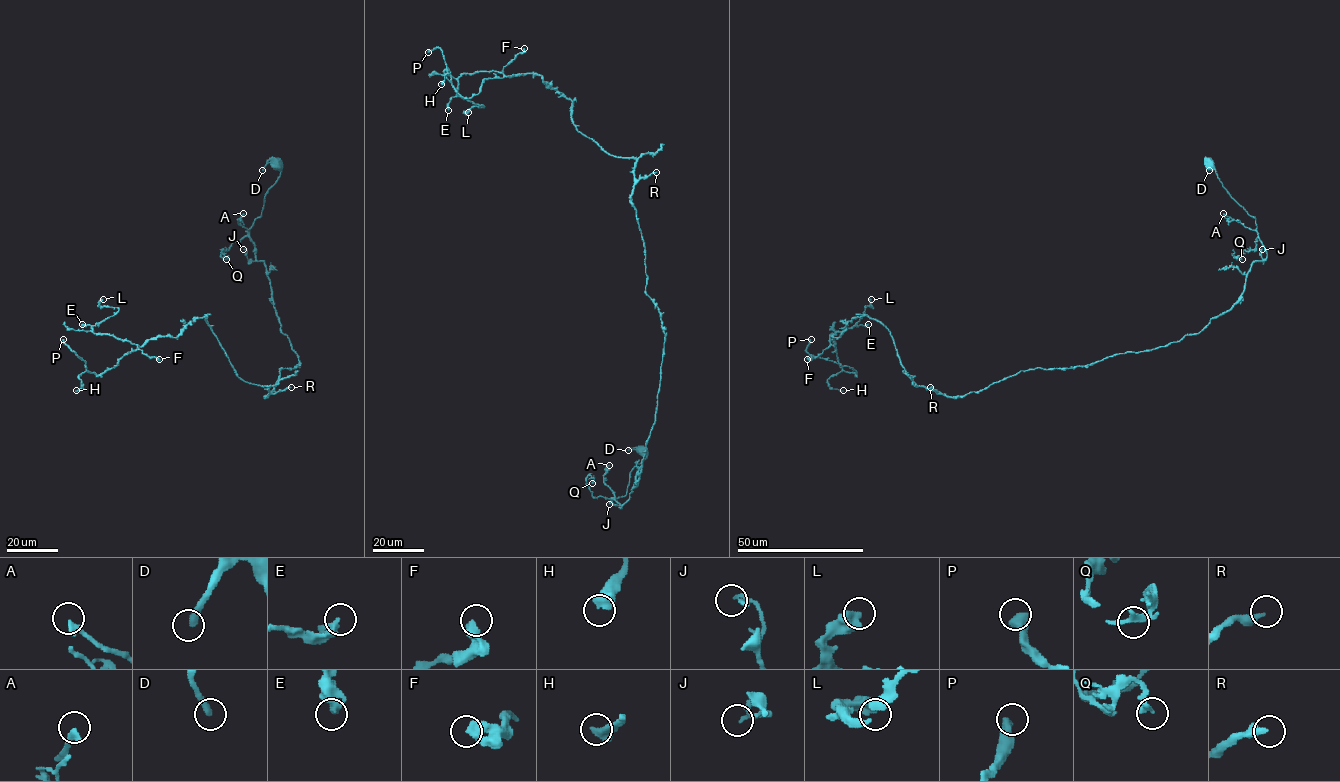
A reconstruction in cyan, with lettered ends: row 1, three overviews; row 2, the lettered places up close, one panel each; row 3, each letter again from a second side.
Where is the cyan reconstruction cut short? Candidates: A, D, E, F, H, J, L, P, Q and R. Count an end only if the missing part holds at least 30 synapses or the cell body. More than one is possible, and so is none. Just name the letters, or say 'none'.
none

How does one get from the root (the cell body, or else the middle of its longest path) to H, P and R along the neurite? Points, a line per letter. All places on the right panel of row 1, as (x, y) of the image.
H: (1210, 163), (1267, 257), (1199, 333), (951, 397), (862, 315), (832, 336), (856, 372), (828, 380), (843, 390)
P: (1210, 163), (1267, 257), (1197, 333), (956, 397), (917, 386), (866, 315), (832, 336), (856, 375), (811, 339)
R: (1210, 163), (1256, 219), (1267, 254), (1229, 310), (1151, 350), (1020, 371), (956, 397), (930, 387)

